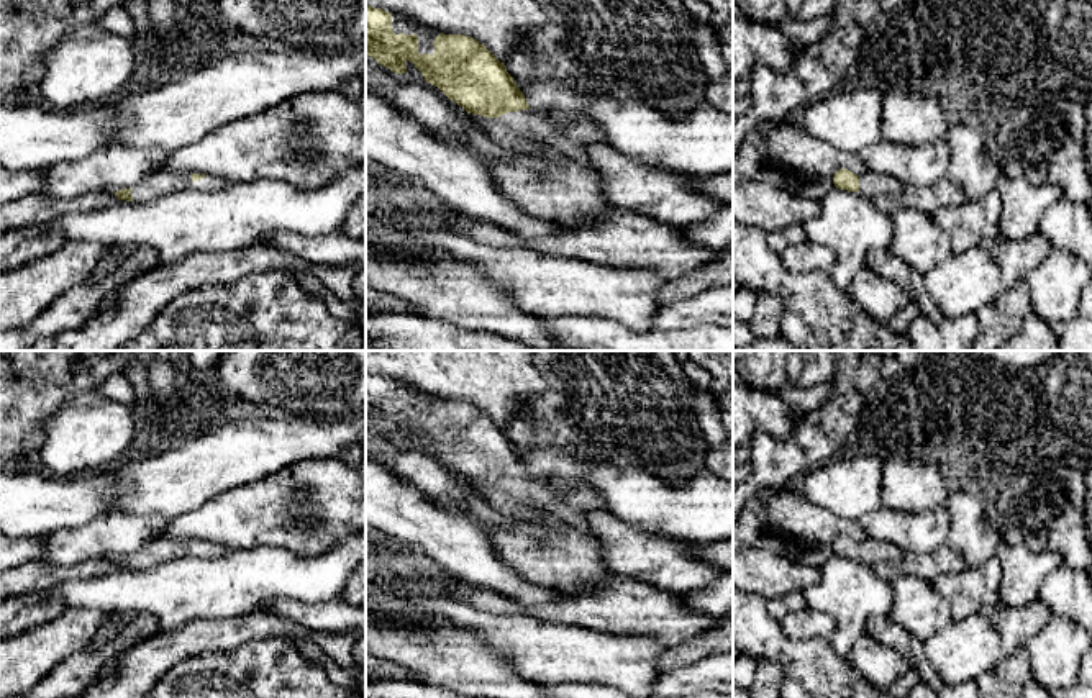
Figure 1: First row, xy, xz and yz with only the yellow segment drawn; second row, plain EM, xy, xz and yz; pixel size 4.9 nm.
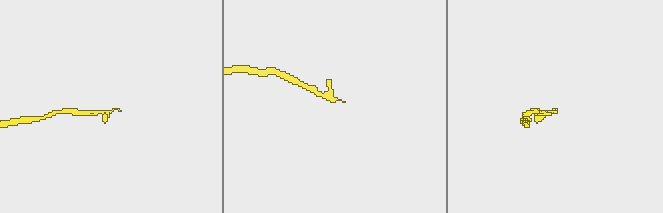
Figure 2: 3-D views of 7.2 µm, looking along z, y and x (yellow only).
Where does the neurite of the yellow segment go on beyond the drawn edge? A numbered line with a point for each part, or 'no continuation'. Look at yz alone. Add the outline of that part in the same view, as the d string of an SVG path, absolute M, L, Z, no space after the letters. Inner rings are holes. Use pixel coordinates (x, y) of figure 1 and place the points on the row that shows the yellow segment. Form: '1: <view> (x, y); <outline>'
1: yz (871, 184); M866 170L859 175L859 193L869 200L876 200L879 195L899 195L905 187L884 174Z

